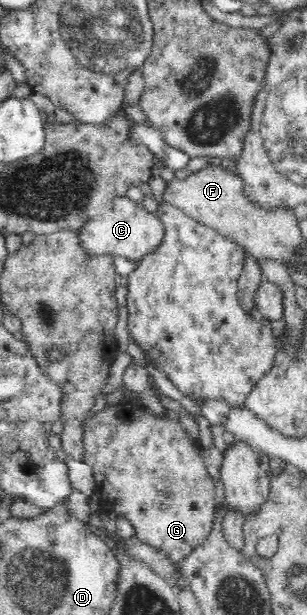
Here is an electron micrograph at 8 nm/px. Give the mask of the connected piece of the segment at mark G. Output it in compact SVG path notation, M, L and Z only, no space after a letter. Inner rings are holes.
M120 404L105 405L100 413L82 421L81 463L92 467L96 490L116 515L128 519L136 537L158 551L164 551L181 573L181 563L210 533L216 506L215 486L206 469L198 442L188 436L182 424L168 418L156 419L149 412L138 413L138 407L126 417L120 415Z

